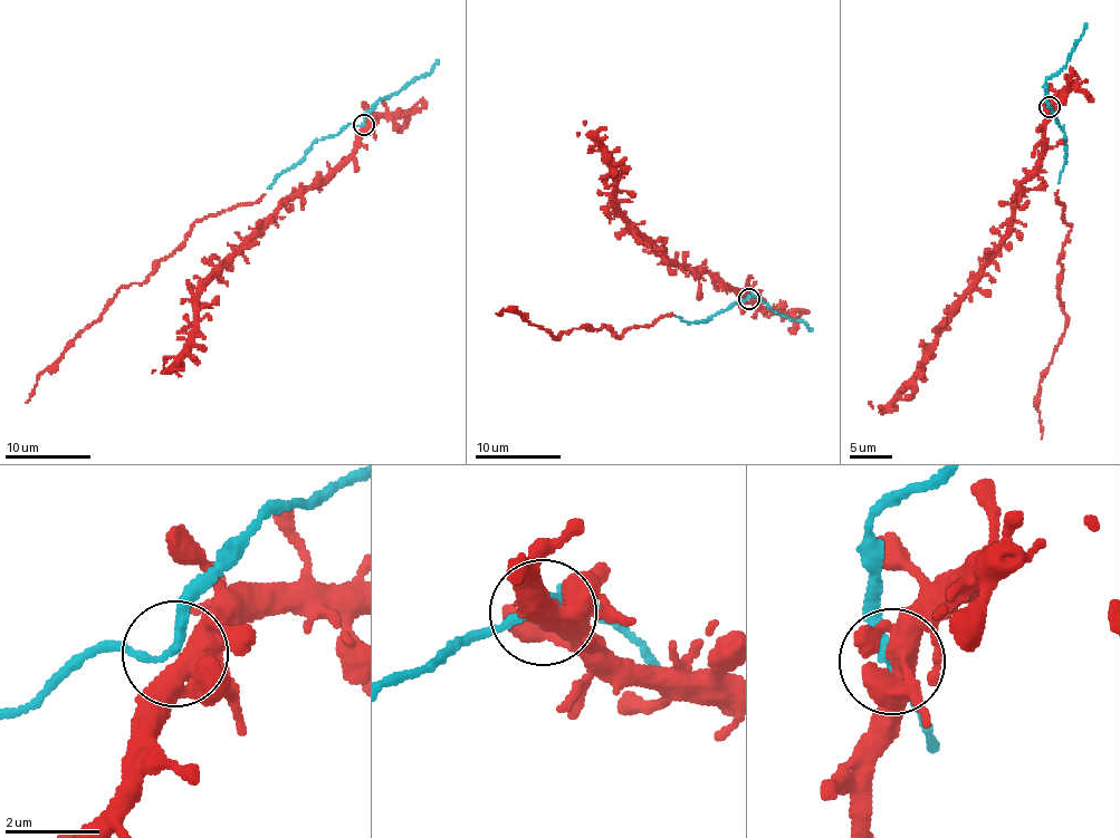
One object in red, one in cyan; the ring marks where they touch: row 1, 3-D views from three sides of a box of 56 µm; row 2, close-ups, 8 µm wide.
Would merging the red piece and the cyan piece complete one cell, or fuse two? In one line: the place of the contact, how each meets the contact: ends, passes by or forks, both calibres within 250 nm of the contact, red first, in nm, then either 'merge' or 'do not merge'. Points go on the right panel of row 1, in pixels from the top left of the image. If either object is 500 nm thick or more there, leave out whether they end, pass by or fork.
place (1050, 106); red forks; cyan passes by; calibres 440 and 190 nm; merge

